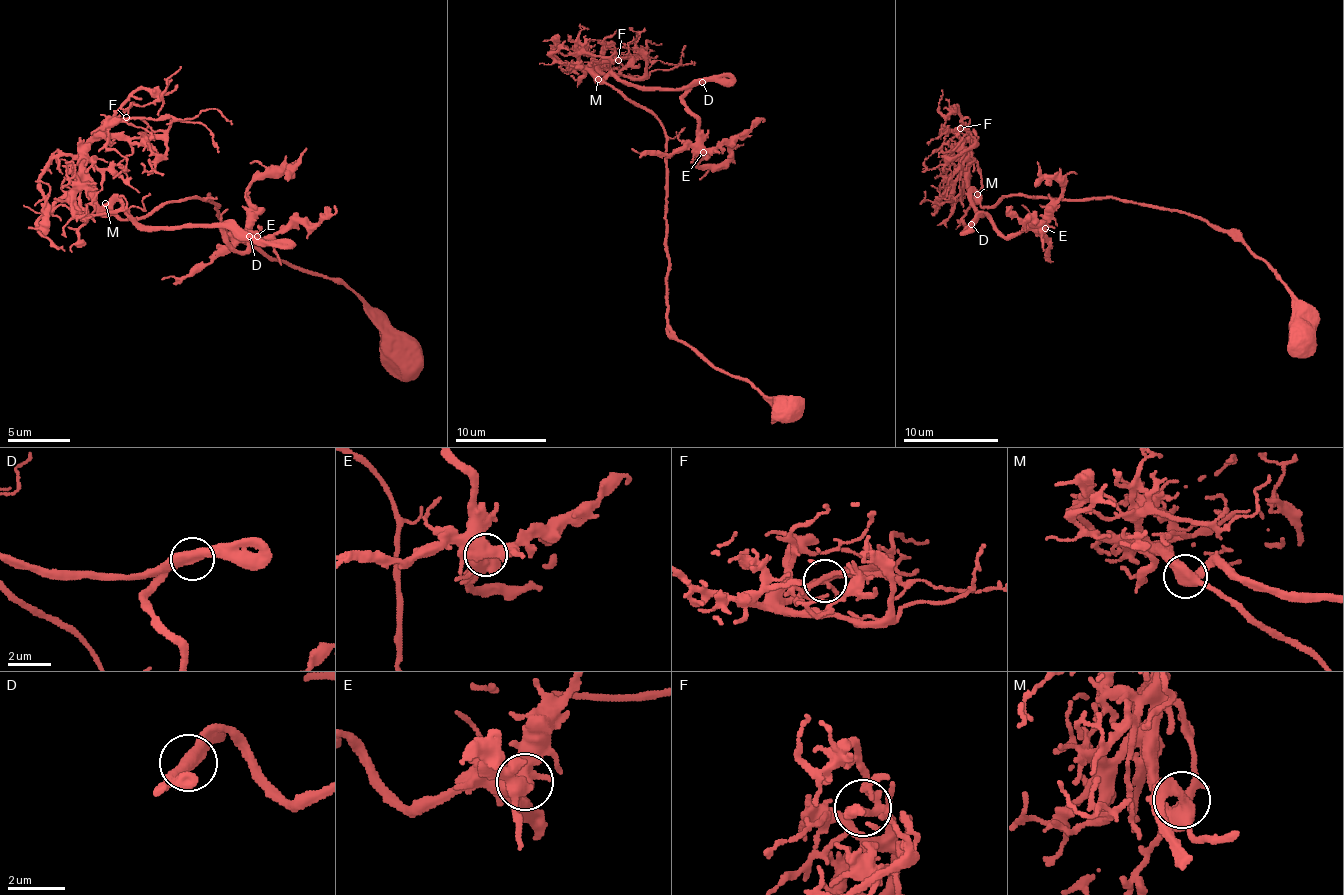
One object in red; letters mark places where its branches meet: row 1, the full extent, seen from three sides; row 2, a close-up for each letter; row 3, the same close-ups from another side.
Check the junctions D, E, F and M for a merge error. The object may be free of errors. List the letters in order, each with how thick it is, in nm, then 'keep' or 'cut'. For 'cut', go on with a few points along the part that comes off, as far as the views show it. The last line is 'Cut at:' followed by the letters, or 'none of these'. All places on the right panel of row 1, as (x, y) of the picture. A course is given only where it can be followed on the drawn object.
D: 550 nm thick; keep
E: 600 nm thick; keep
F: 200 nm thick; keep
M: 420 nm thick; keep
Cut at: none of these

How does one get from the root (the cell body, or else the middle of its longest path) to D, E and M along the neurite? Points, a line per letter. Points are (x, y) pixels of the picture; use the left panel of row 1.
D: (402, 347), (341, 283), (221, 228), (210, 194), (137, 218), (111, 206), (143, 225), (248, 235)
E: (402, 347), (341, 283), (221, 228), (210, 194), (111, 206), (224, 221), (239, 251), (257, 236)
M: (402, 347), (341, 283), (268, 260), (221, 228), (210, 194), (137, 218), (121, 219), (105, 203)

